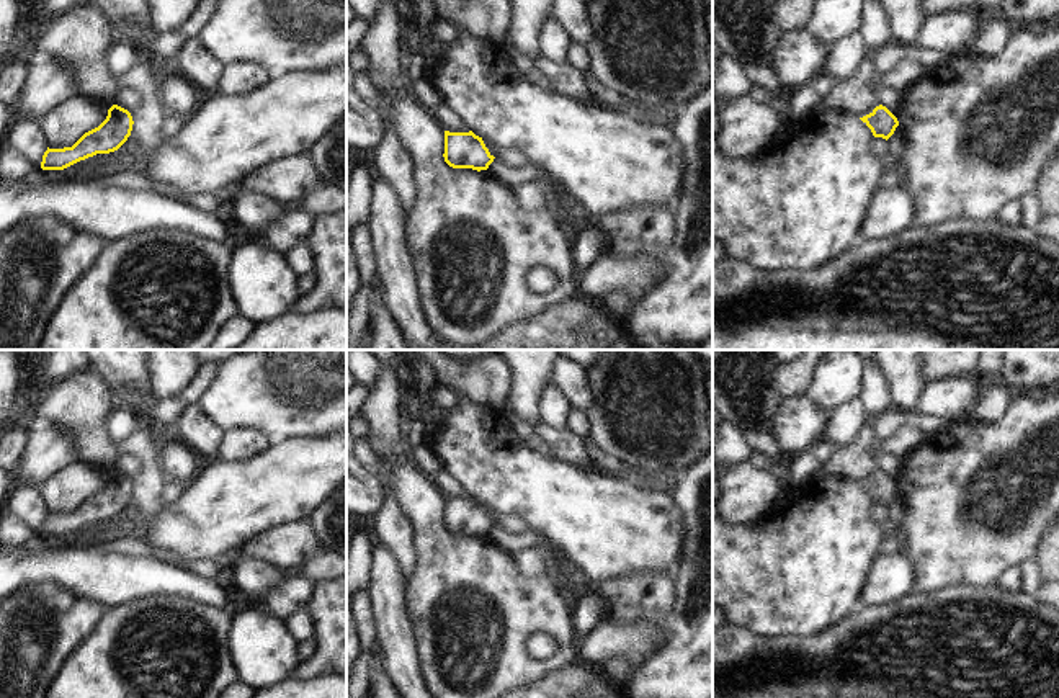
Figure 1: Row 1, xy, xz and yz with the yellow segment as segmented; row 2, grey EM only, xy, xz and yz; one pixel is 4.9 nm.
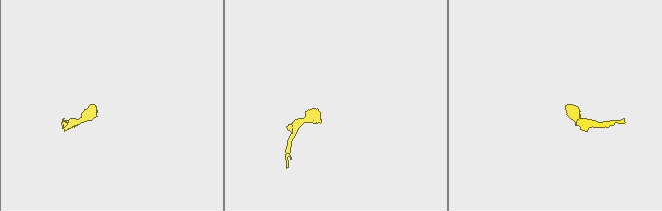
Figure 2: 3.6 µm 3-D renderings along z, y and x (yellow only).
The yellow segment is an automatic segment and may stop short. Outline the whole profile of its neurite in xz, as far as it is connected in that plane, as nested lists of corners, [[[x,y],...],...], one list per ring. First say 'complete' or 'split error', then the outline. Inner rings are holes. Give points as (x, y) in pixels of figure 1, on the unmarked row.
complete; [[[445,497],[445,528],[453,535],[487,536],[494,521],[485,513],[482,503],[469,499]]]

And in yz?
complete; [[[882,471],[876,472],[869,481],[860,484],[874,503],[889,505],[899,492],[897,484]]]

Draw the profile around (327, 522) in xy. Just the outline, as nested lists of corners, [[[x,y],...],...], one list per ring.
[[[346,479],[309,513],[320,549],[346,557]]]

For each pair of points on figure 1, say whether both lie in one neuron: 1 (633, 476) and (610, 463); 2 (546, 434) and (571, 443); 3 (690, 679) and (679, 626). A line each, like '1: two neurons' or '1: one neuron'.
1: one neuron
2: one neuron
3: one neuron

